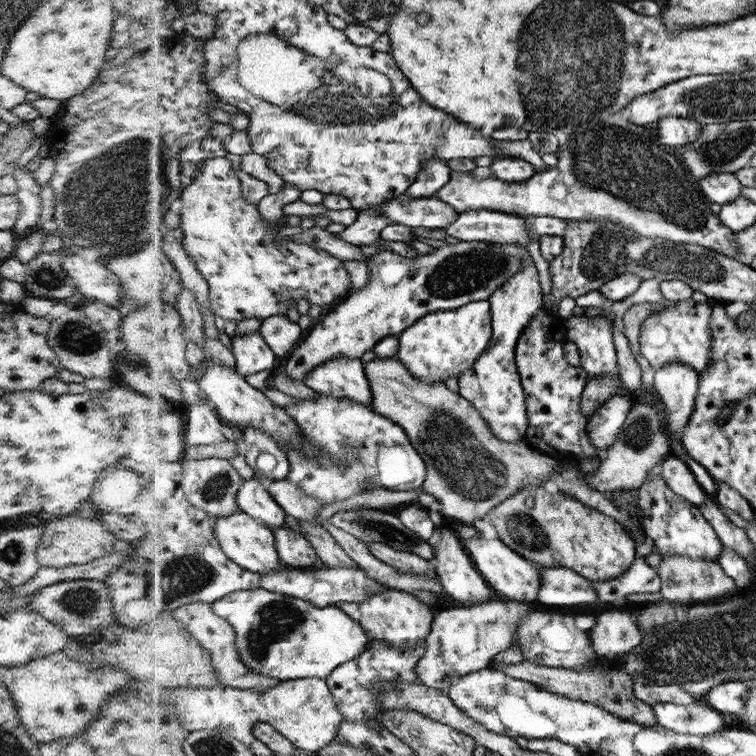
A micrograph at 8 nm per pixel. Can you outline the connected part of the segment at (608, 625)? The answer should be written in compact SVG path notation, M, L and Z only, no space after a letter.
M607 611L596 618L596 624L588 634L592 639L594 655L602 661L610 661L618 655L628 653L644 640L645 635L636 623L637 611Z

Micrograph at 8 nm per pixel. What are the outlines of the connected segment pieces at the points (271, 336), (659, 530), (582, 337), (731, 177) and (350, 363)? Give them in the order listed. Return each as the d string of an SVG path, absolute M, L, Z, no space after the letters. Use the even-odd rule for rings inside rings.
M288 314L268 318L263 322L261 332L278 353L279 361L286 354L294 352L307 335L304 328Z
M662 475L646 479L637 489L618 489L613 494L630 496L630 506L636 510L637 518L645 533L656 545L657 552L688 556L692 559L718 560L722 552L722 542L714 526L701 513L701 509L686 498L674 493L664 482Z
M582 315L578 318L571 317L565 321L565 324L568 327L568 340L574 342L580 351L580 368L589 372L589 380L598 376L611 376L611 378L619 376L615 334L610 318Z
M716 173L699 179L703 193L712 203L725 205L742 194L742 184L734 173Z
M342 357L326 362L318 366L305 382L324 395L350 398L364 405L374 404L374 390L361 358Z

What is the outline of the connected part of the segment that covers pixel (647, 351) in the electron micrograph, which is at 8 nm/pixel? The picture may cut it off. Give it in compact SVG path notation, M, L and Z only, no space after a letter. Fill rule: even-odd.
M686 300L686 301L679 301L676 303L676 306L661 306L652 312L646 320L642 322L642 327L640 330L640 354L646 358L647 361L650 362L650 365L652 368L655 369L655 371L659 370L660 368L663 368L666 364L669 364L670 362L681 362L681 364L689 364L689 366L692 366L699 372L699 377L701 379L701 374L703 374L703 371L706 369L706 366L709 366L710 357L712 357L713 351L713 344L712 344L712 328L709 326L710 318L712 317L712 304L711 303L696 303L694 300Z

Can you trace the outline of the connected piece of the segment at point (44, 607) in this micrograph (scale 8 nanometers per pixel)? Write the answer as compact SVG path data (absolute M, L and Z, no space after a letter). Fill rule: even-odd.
M96 579L94 580L69 580L60 581L35 591L29 596L31 607L36 609L48 622L60 625L65 629L70 638L102 632L106 627L116 624L116 614L107 586Z

